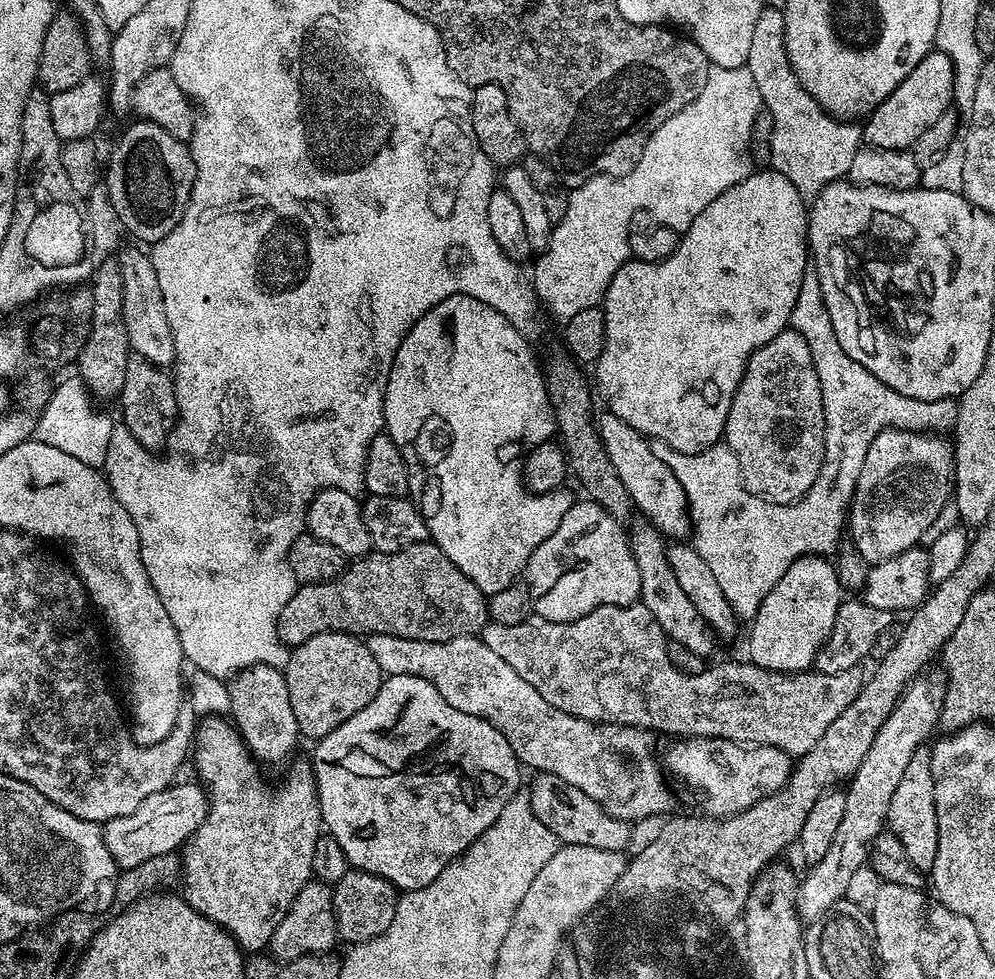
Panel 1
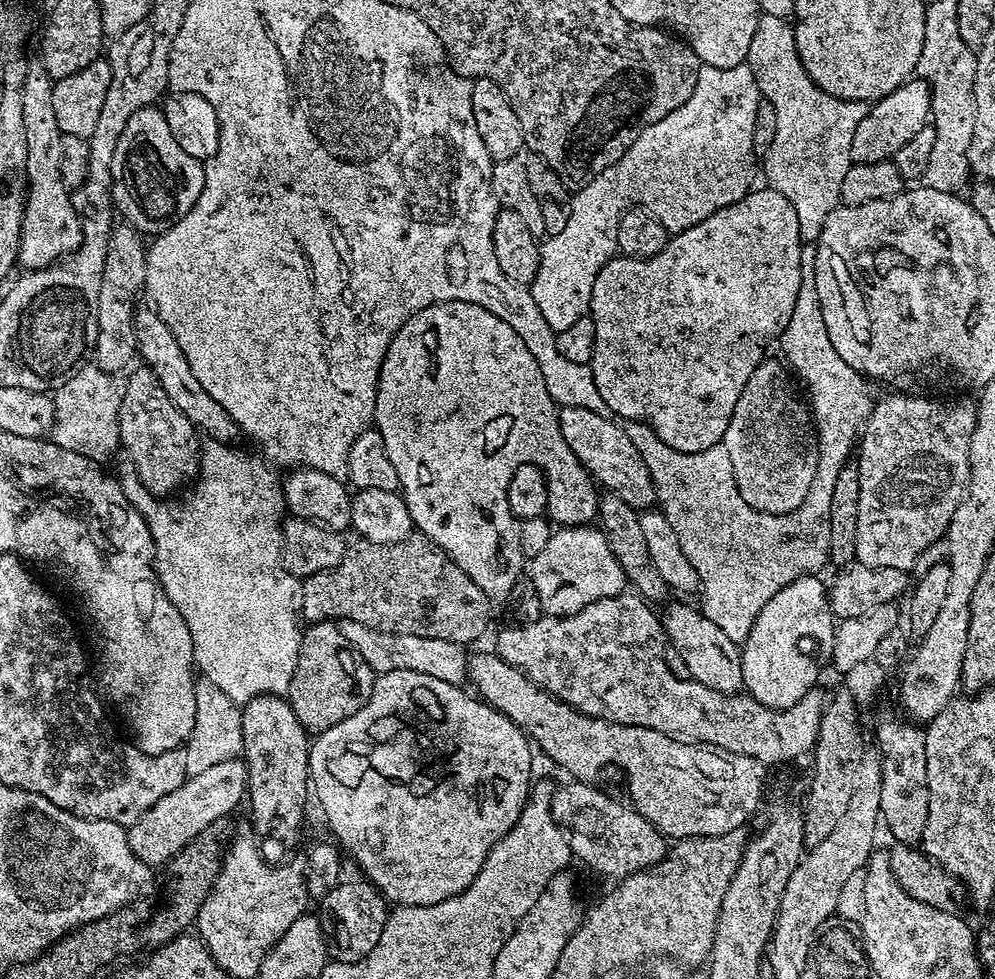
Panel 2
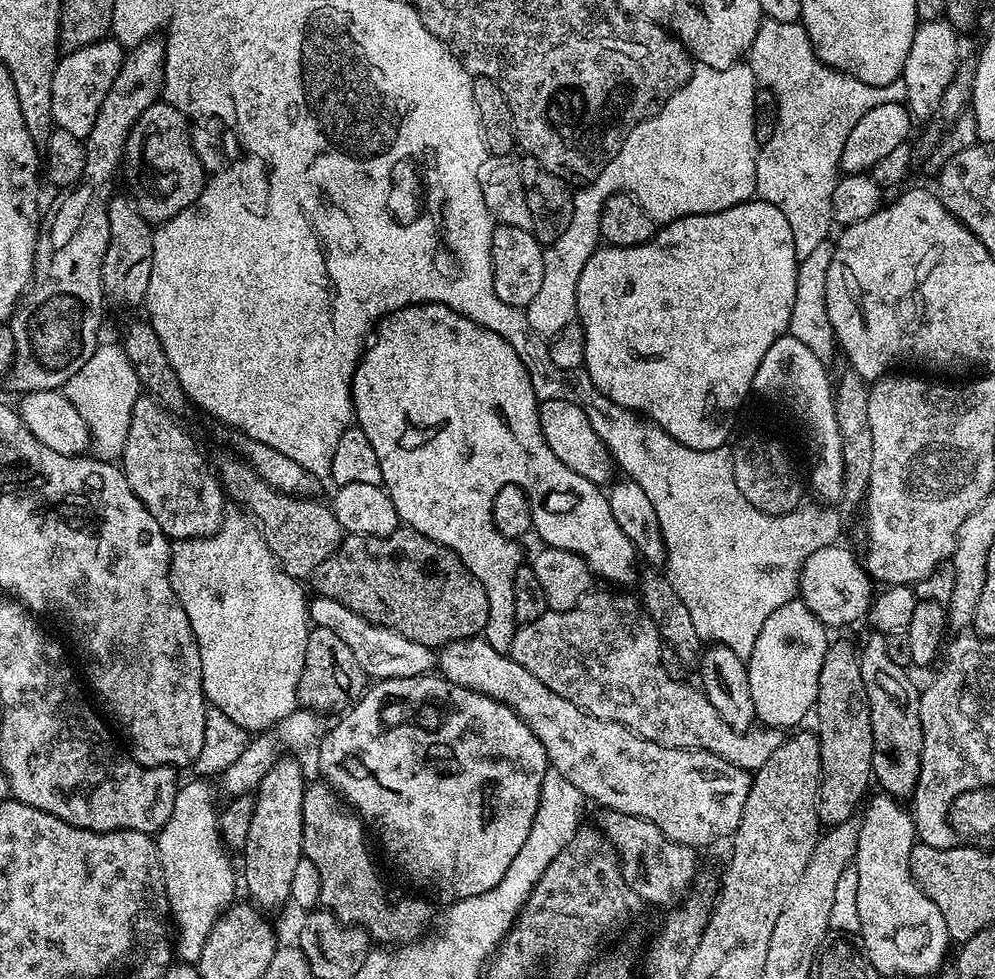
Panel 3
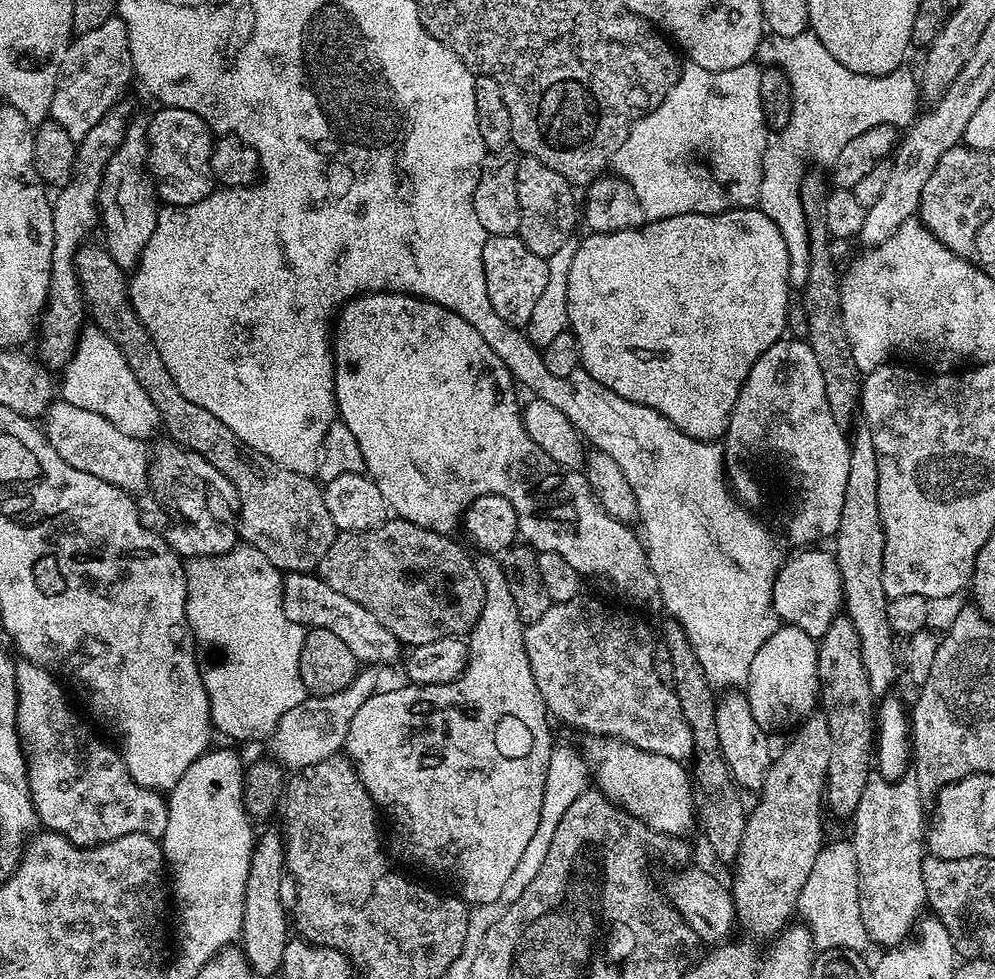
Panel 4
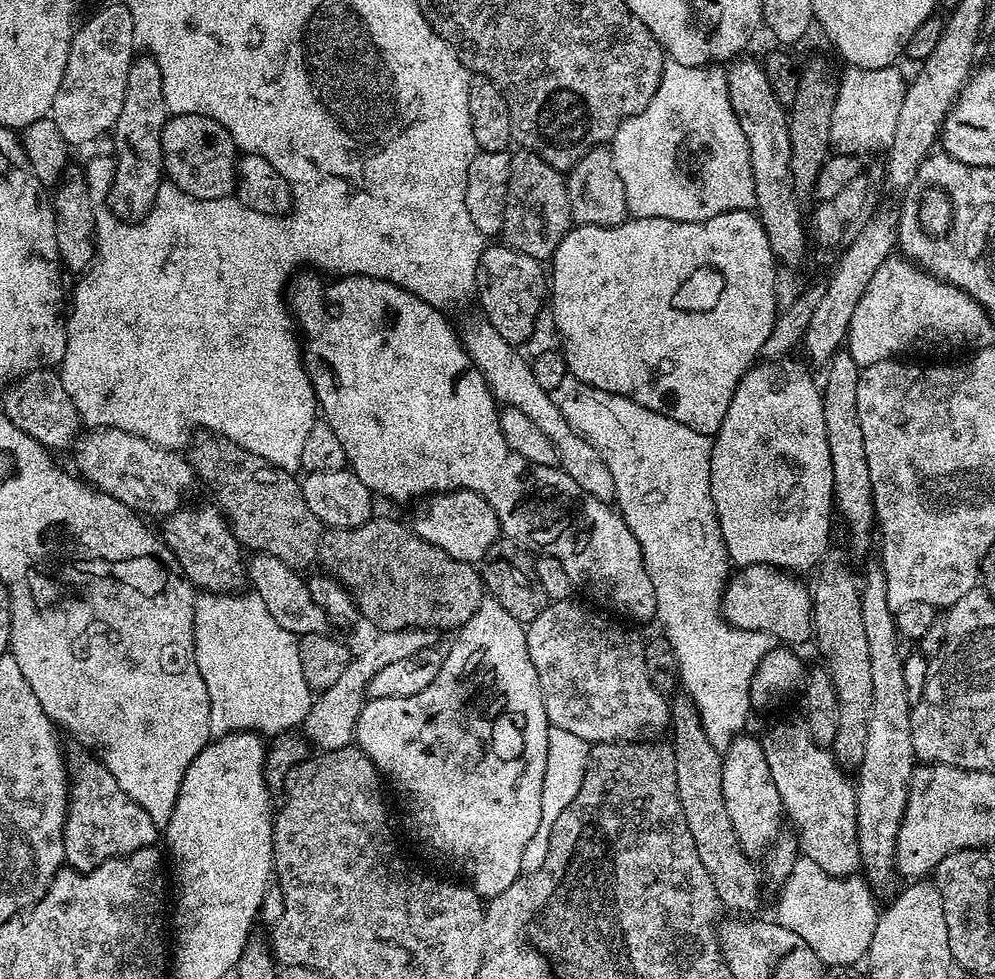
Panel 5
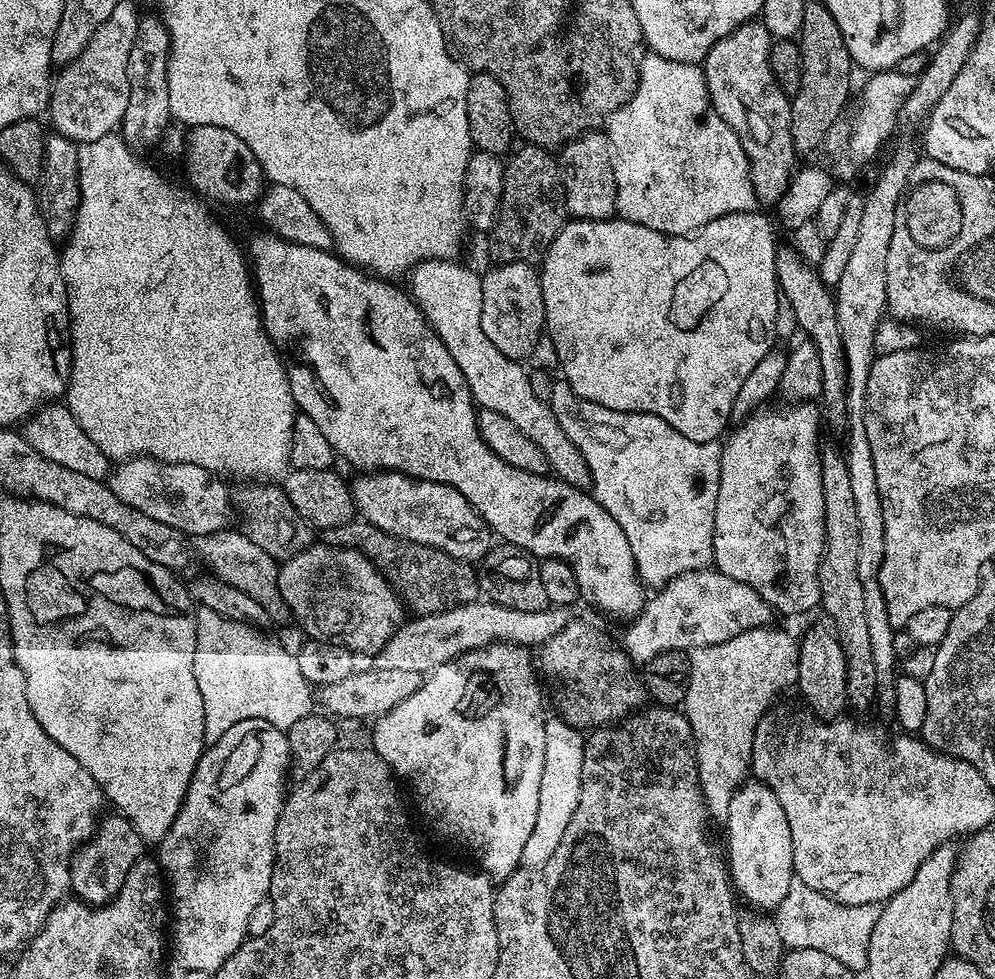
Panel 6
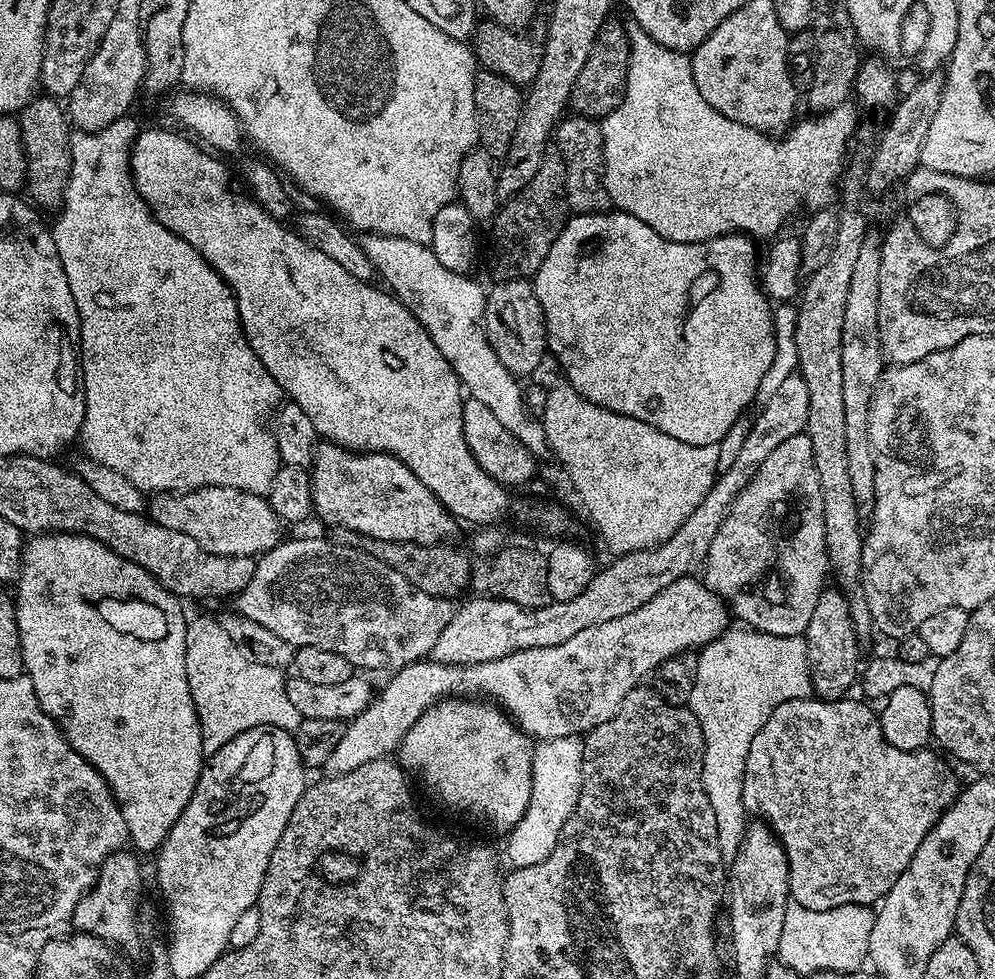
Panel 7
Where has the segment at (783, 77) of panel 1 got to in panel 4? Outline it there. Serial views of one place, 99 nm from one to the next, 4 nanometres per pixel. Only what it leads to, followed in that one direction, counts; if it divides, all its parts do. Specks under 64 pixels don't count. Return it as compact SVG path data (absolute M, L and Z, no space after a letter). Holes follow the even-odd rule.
M813 32L794 34L794 38L765 35L755 59L761 65L780 68L790 82L792 109L790 122L778 134L777 144L764 149L758 207L778 226L788 255L788 282L793 289L803 289L810 274L811 239L802 212L800 181L811 164L832 166L846 142L880 123L904 130L917 119L916 107L922 101L918 76L901 66L885 76L867 76L846 70Z

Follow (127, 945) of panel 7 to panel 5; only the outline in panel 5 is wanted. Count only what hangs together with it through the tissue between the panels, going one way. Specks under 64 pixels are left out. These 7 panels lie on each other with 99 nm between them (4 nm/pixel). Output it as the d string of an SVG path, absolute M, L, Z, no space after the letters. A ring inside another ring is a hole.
M84 754L81 760L67 761L70 777L70 799L68 816L64 819L64 859L67 867L78 872L94 870L102 862L117 856L129 856L134 850L155 845L158 840L158 825L131 800L118 786L114 774L96 759L95 755Z

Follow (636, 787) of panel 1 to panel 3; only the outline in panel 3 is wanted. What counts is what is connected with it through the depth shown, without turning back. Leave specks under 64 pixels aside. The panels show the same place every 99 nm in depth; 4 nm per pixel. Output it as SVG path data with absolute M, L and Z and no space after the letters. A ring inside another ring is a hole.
M313 595L308 600L308 619L317 628L325 628L338 634L346 646L350 646L358 666L362 666L365 677L373 681L390 678L414 678L431 673L434 668L433 649L422 646L422 642L414 642L402 634L377 624L371 624L366 618L354 614L342 602L334 602L334 598Z

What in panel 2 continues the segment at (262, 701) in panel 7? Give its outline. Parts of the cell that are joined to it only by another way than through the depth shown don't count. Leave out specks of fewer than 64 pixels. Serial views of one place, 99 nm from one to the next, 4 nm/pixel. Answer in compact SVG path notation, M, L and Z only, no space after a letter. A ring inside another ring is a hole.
M208 440L203 445L200 454L198 479L191 485L191 488L193 487L192 493L185 500L152 496L146 490L146 486L142 486L138 474L128 462L124 462L120 472L118 471L118 479L120 489L126 494L128 501L140 511L142 518L150 526L150 538L154 542L152 563L156 566L156 576L160 579L160 585L166 594L166 598L170 598L170 602L178 610L178 614L182 614L186 626L190 626L190 638L194 642L195 667L198 669L199 675L203 679L214 682L218 689L222 690L222 693L226 694L227 698L232 699L235 704L243 706L259 696L283 697L287 693L290 678L294 678L294 666L298 666L298 646L302 635L302 620L298 615L301 581L286 571L280 557L280 529L286 516L281 477L275 467L272 467L269 472L254 472L254 476L236 476L237 452L238 450L232 444L219 444L216 440Z

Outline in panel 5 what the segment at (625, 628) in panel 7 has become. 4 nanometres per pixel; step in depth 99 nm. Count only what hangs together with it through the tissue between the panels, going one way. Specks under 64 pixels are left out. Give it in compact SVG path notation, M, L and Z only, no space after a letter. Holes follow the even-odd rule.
M750 564L739 569L740 572L731 577L724 585L724 595L720 598L720 610L723 619L729 620L733 629L741 632L755 632L765 634L769 632L777 636L777 641L788 646L796 646L796 643L804 636L804 626L809 623L812 614L813 597L810 595L810 588L800 581L795 575L783 570L768 567L767 564Z

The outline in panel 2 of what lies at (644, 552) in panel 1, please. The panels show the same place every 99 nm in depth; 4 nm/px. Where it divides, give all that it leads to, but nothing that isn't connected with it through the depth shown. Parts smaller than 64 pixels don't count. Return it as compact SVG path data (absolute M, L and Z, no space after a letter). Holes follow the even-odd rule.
M669 603L668 609L662 612L662 623L664 625L664 635L667 643L677 649L682 654L683 661L687 663L693 680L702 682L702 686L706 686L710 690L718 690L729 694L736 694L744 688L744 675L742 674L742 651L741 645L736 644L729 636L727 636L717 624L710 618L706 618L706 614L699 607L691 608L688 604L672 604Z

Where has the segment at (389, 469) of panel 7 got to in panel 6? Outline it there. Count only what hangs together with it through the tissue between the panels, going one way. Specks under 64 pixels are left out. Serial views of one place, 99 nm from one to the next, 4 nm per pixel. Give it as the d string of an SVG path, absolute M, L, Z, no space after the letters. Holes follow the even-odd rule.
M372 470L360 474L356 481L352 480L350 487L355 511L367 523L378 526L378 530L386 530L386 534L409 540L422 546L430 546L442 550L459 560L479 562L494 546L494 533L476 508L465 498L457 488L436 481L418 480L405 472L390 472L387 470Z

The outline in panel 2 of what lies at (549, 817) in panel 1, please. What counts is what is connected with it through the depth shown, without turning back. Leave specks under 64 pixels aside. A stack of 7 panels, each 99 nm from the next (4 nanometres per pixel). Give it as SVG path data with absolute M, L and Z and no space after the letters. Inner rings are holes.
M568 782L568 785L557 787L552 803L554 822L564 831L572 855L577 861L585 860L596 872L609 876L612 882L624 880L630 874L652 868L667 854L670 847L664 833L659 832L640 812L627 803L619 804L612 796L607 796L596 784Z

